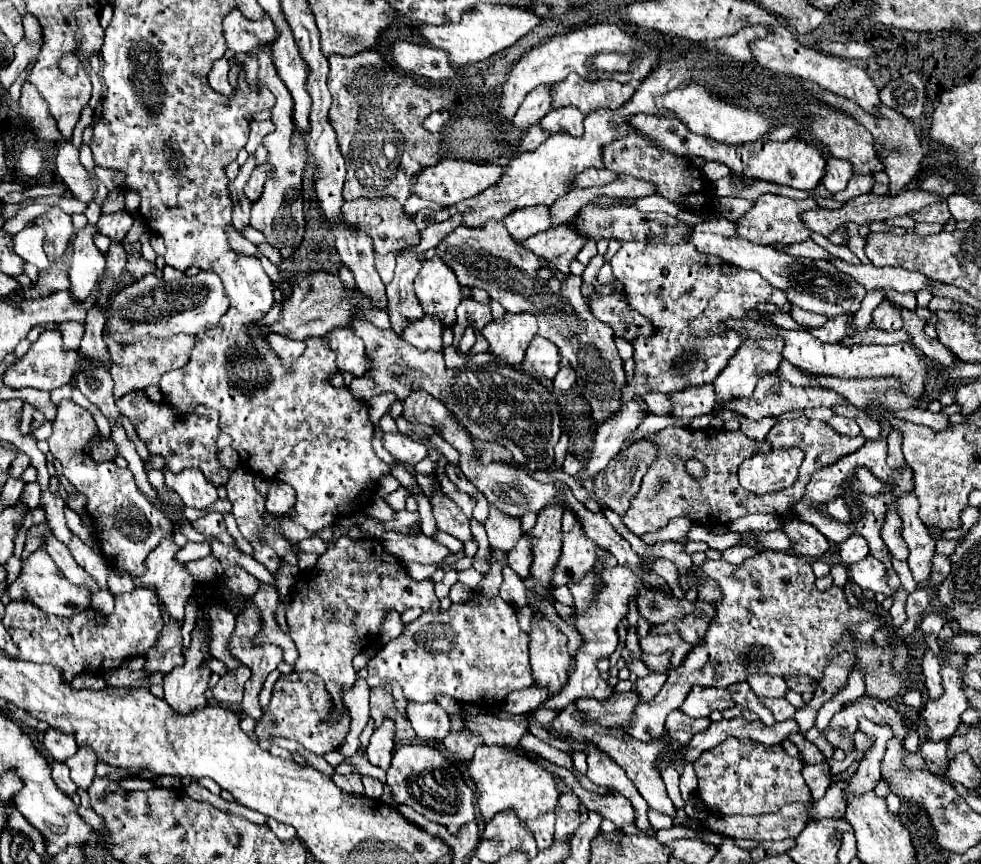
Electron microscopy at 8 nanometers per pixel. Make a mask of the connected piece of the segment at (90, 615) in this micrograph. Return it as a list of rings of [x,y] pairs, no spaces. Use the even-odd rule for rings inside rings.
[[[138,587],[132,593],[115,596],[115,609],[110,615],[87,608],[70,618],[62,618],[48,615],[28,601],[10,601],[6,605],[4,627],[18,647],[16,659],[56,665],[62,669],[64,681],[70,683],[78,673],[102,674],[119,668],[128,657],[146,655],[146,651],[156,645],[164,619],[156,593]]]

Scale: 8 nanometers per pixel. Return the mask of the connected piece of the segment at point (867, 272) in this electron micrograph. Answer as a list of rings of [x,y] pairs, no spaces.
[[[832,259],[832,263],[854,277],[854,281],[860,281],[866,291],[870,289],[884,289],[884,291],[920,291],[928,289],[928,277],[924,277],[918,271],[906,271],[902,267],[876,267],[872,263],[868,265],[850,265],[840,259]]]

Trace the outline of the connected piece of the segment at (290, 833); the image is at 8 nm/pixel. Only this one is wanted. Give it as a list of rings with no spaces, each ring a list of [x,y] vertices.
[[[268,819],[266,825],[268,825],[268,827],[272,829],[272,833],[274,833],[278,839],[282,839],[282,841],[288,841],[288,839],[296,837],[296,831],[294,831],[290,825],[278,823],[278,821],[274,821],[274,819]]]

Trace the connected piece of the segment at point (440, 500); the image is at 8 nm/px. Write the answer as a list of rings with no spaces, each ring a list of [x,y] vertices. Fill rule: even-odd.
[[[438,487],[434,497],[430,499],[432,503],[432,511],[434,511],[434,517],[436,517],[436,525],[440,531],[446,531],[450,533],[452,537],[456,537],[458,541],[466,543],[466,541],[472,541],[474,535],[470,531],[470,521],[468,517],[458,509],[458,505],[448,499],[442,489]]]

